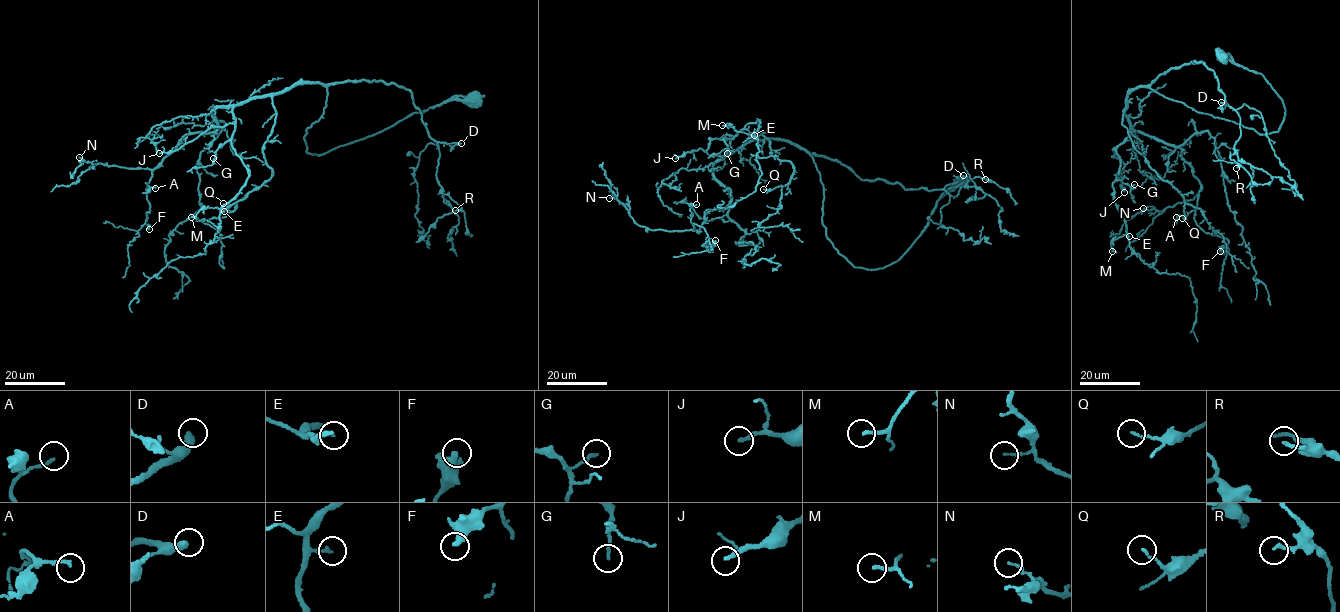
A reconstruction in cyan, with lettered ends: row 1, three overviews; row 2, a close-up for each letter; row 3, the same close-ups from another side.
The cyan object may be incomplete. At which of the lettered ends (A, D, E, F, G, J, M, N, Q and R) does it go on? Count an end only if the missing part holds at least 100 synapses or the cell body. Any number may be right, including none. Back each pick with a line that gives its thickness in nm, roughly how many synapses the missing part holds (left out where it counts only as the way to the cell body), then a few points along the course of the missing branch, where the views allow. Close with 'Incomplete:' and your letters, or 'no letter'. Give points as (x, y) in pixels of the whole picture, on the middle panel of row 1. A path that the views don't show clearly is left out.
D: 360 nm thick; about 400 synapses; missing branch runs (963, 175), (972, 134), (1007, 100), (1006, 84), (991, 71), (978, 66), (961, 36)
Incomplete: D

